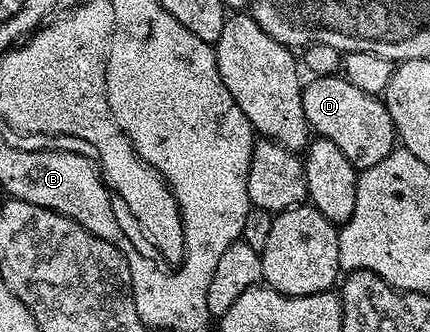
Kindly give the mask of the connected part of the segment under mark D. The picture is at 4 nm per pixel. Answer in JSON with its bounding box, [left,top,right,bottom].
[303,76,396,171]

